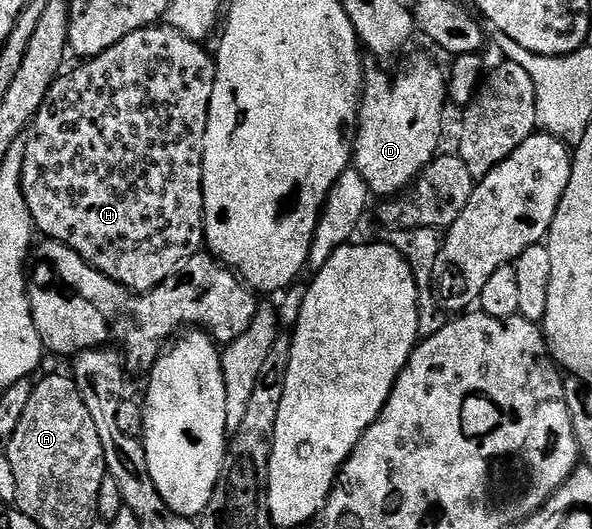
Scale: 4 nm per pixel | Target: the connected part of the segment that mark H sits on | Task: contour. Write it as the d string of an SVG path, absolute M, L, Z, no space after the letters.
M169 25L136 29L128 33L128 37L116 41L112 49L100 53L94 59L79 62L75 71L67 70L59 75L52 89L48 89L46 99L24 135L26 143L24 142L22 147L22 192L30 216L34 219L35 228L43 236L54 239L57 243L67 243L73 251L80 253L80 257L84 257L84 261L90 266L135 293L150 291L160 285L185 259L199 254L204 247L202 158L218 65L215 56L211 52L209 55L202 46L199 40L189 39L183 31Z

